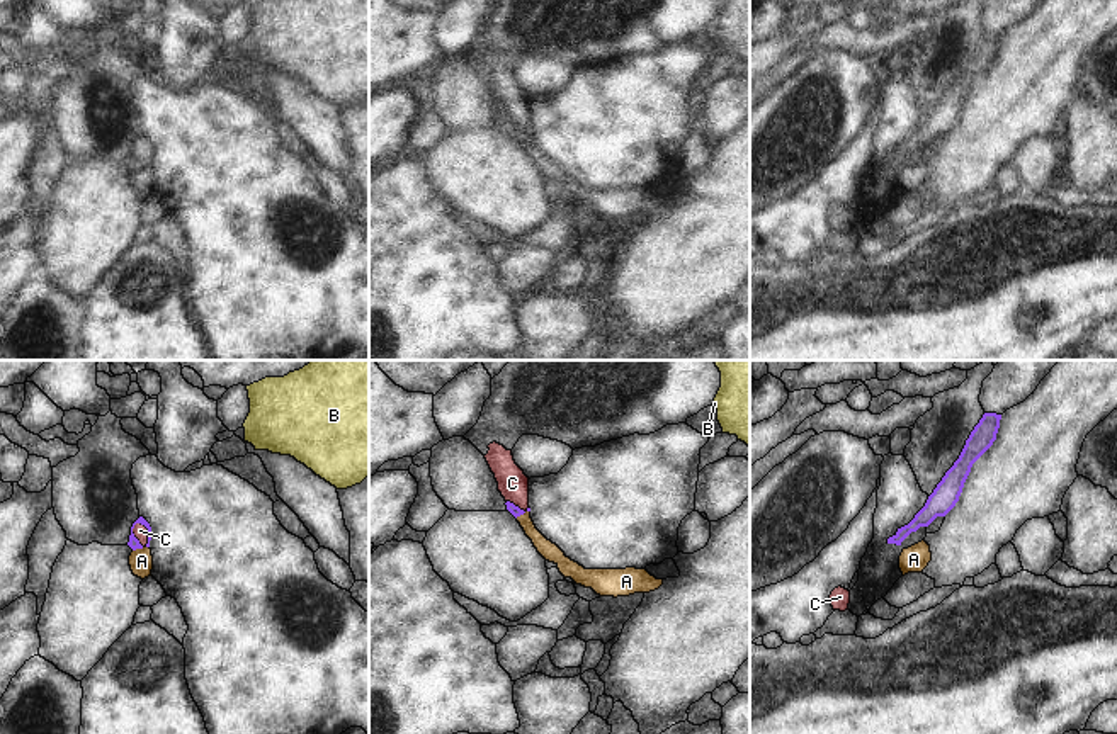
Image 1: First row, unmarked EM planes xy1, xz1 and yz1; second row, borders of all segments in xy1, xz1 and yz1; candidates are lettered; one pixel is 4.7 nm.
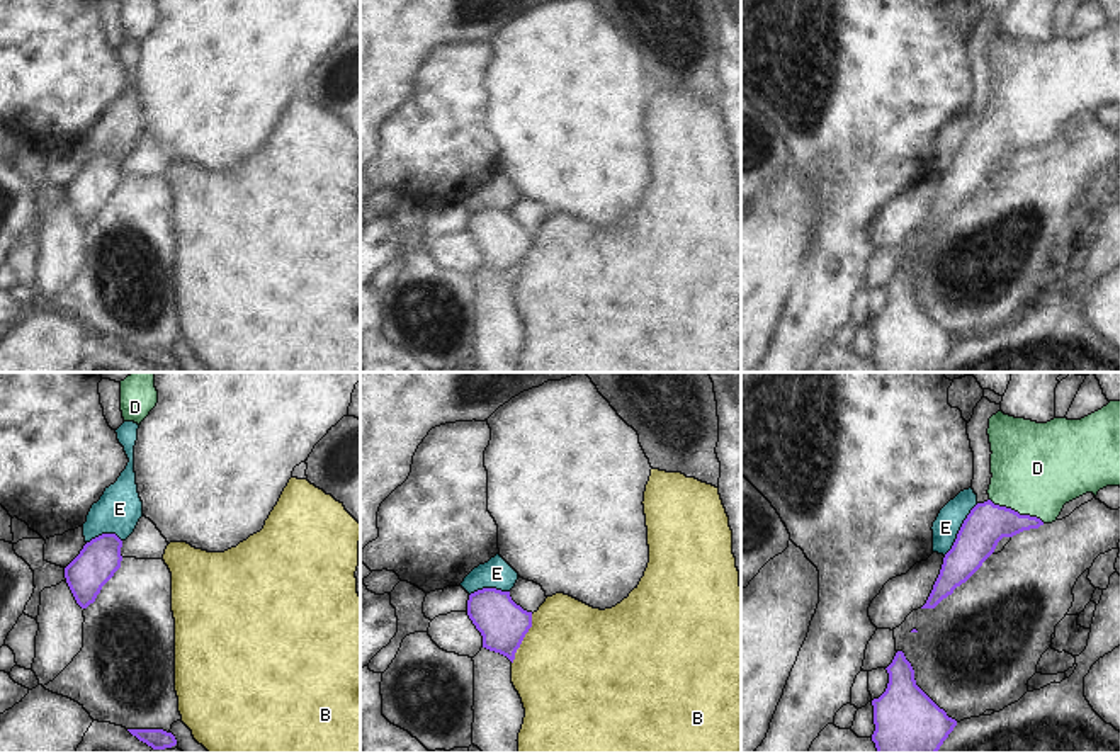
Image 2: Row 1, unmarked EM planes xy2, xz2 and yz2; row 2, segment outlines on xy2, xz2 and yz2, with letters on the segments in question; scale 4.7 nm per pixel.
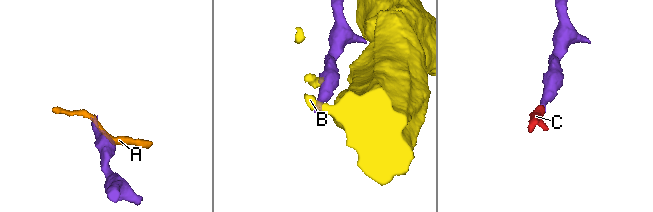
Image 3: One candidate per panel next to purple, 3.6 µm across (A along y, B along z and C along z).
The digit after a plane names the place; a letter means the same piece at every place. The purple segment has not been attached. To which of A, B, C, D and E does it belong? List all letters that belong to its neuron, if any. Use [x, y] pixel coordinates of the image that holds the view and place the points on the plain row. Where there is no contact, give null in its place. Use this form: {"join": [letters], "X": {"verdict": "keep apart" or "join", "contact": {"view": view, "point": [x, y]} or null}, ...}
{"join": ["C", "D"], "A": {"verdict": "keep apart", "contact": {"view": "xy1", "point": [138, 167]}}, "B": {"verdict": "keep apart", "contact": {"view": "xz2", "point": [522, 259]}}, "C": {"verdict": "join", "contact": {"view": "xy1", "point": [148, 152]}}, "D": {"verdict": "join", "contact": {"view": "yz2", "point": [1017, 131]}}, "E": {"verdict": "keep apart", "contact": {"view": "yz2", "point": [961, 148]}}}

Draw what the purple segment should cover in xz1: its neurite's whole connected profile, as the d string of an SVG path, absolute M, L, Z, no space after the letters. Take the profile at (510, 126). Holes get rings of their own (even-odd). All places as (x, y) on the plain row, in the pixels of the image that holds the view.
M496 61L490 63L488 68L485 78L495 93L498 110L507 121L507 129L517 138L529 127L529 97L515 83L512 70Z

